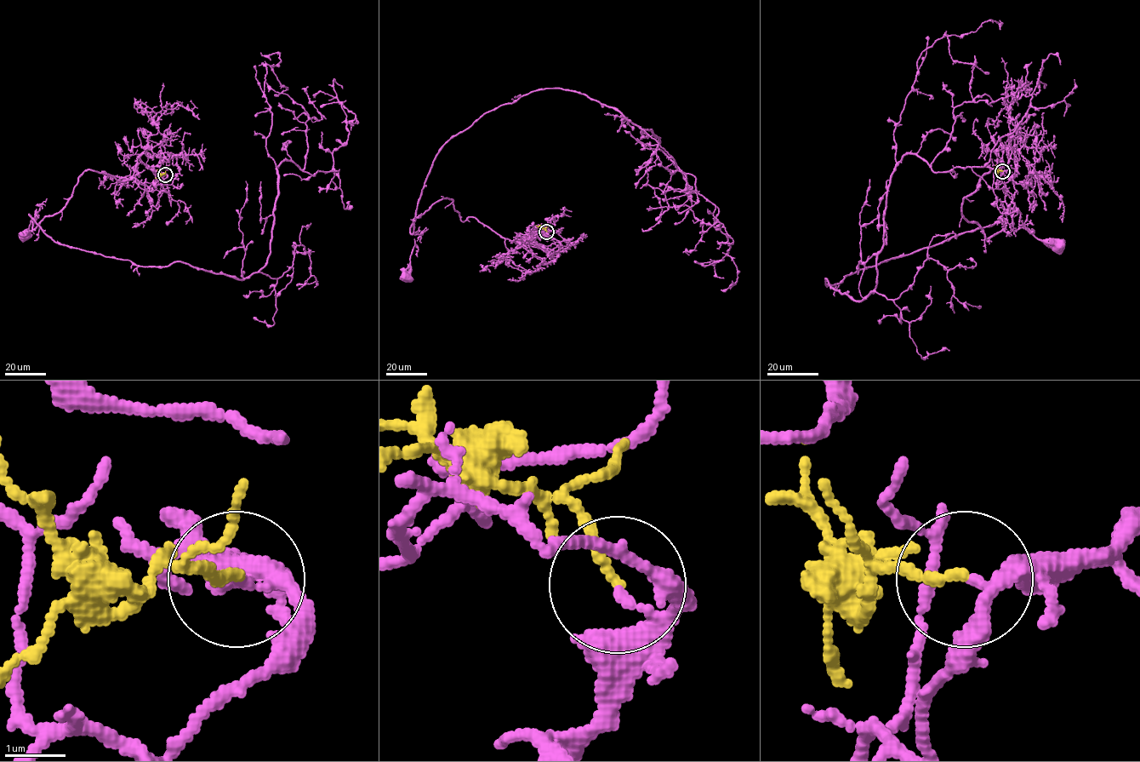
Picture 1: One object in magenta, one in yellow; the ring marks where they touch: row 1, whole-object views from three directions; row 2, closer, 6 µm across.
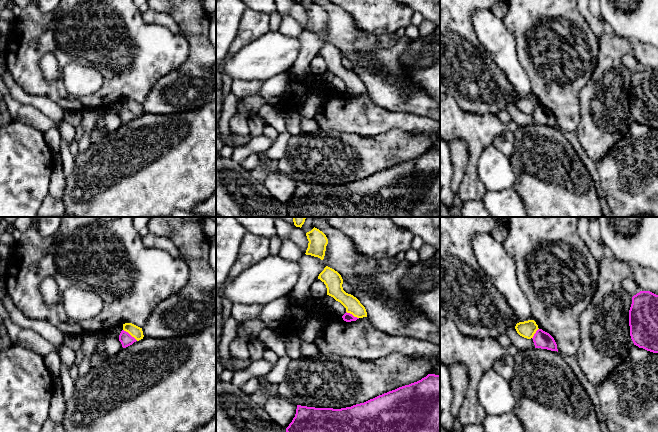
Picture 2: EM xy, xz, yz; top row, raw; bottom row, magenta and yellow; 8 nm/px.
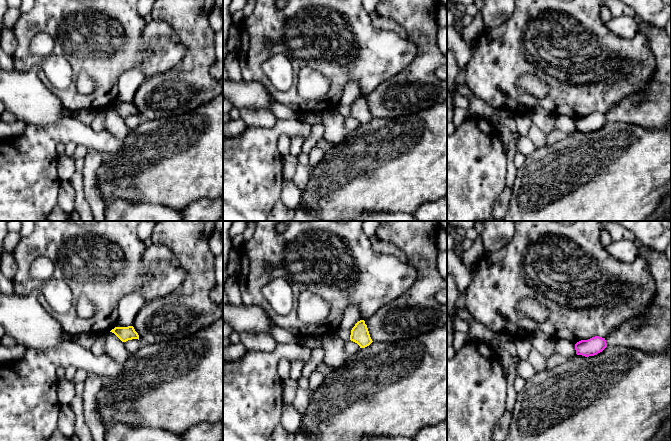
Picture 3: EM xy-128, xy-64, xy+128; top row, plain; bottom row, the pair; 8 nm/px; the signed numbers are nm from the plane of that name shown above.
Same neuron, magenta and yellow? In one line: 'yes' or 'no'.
yes

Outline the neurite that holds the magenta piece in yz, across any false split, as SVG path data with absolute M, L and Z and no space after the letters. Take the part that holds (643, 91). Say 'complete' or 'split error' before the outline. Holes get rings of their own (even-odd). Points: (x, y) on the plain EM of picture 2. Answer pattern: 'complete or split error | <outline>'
complete | M640 67L632 73L629 102L634 121L658 129L658 71Z

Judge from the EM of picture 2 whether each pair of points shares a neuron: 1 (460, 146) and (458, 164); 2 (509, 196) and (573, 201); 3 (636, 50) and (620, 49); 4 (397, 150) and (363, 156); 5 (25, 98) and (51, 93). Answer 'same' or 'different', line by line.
1: same
2: different
3: different
4: same
5: different

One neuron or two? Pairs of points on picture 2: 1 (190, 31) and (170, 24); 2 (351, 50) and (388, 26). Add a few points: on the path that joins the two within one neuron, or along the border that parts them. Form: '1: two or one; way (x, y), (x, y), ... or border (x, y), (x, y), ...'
1: two; border (161, 12), (167, 13), (174, 20), (179, 32)
2: two; border (354, 23), (363, 31), (377, 36)

